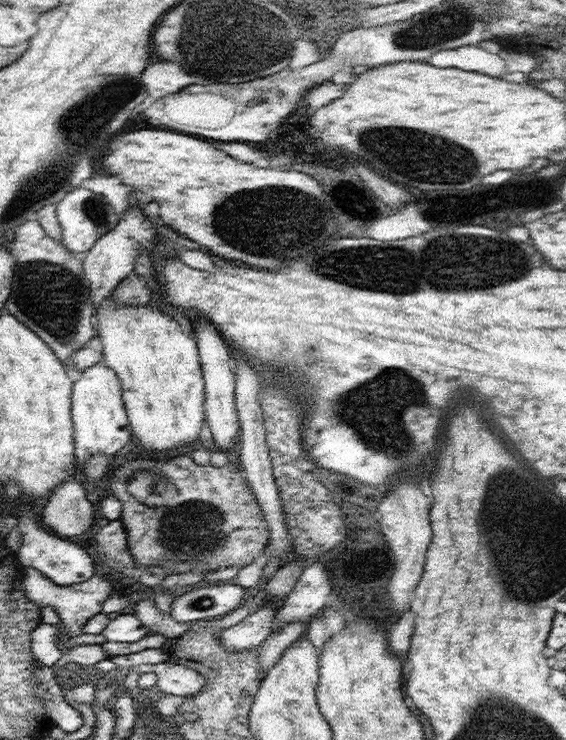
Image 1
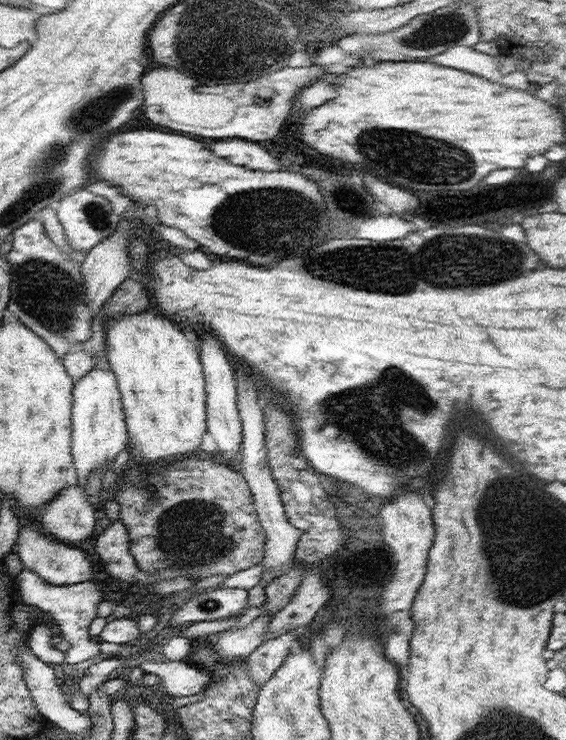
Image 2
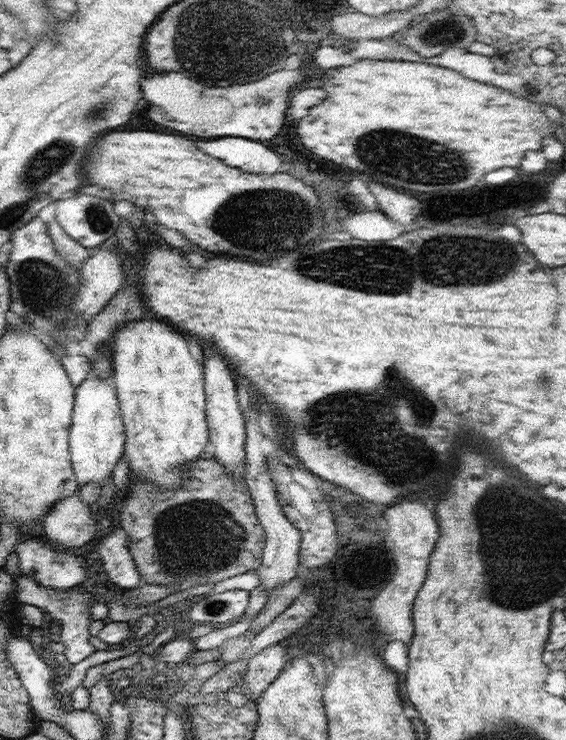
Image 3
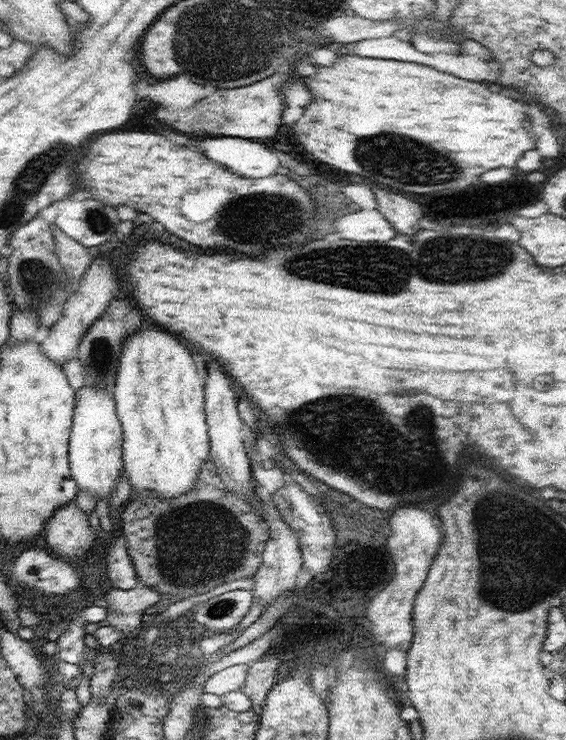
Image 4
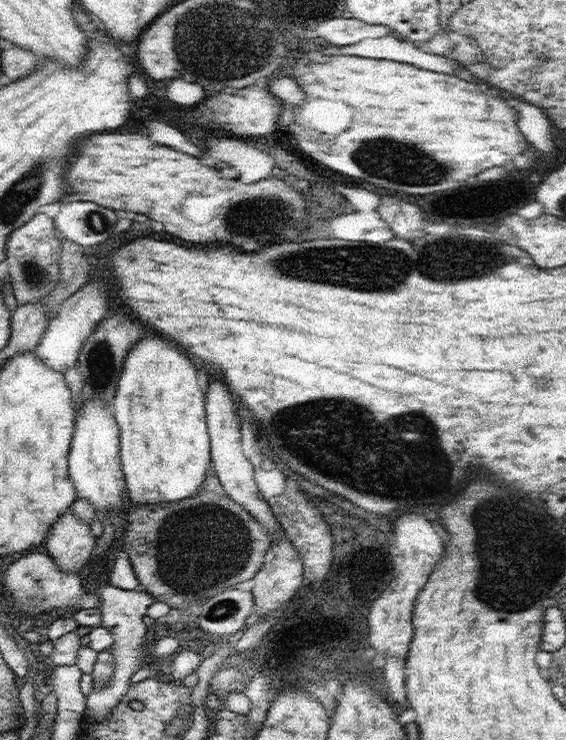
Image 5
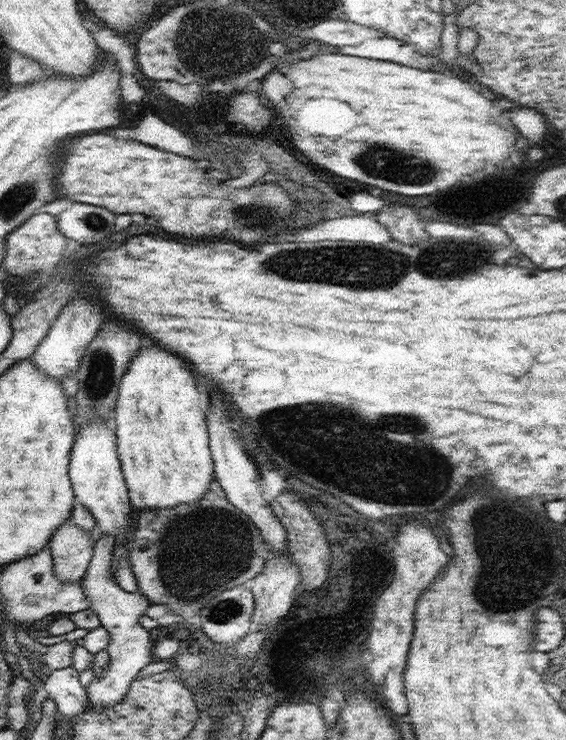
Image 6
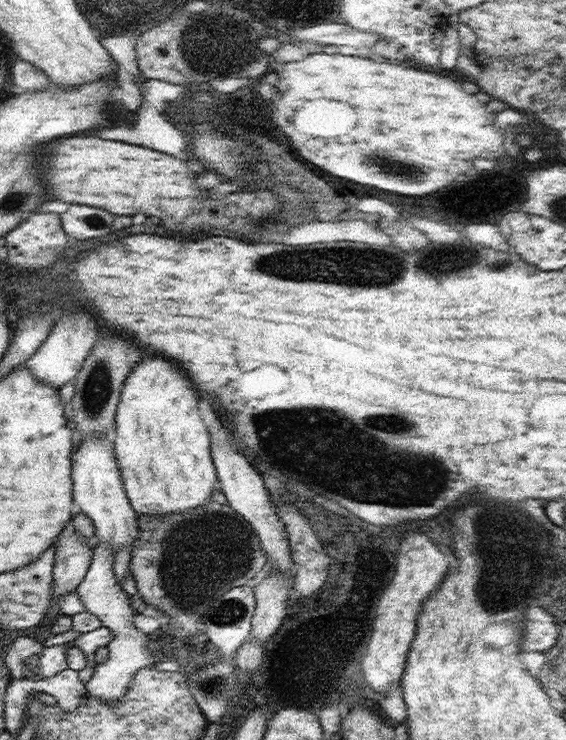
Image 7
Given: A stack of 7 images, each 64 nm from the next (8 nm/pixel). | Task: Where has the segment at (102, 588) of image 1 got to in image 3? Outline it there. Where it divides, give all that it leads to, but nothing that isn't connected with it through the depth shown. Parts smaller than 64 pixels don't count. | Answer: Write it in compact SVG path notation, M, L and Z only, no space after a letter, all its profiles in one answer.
M18 575L14 579L14 592L22 604L37 606L44 613L48 612L54 620L60 622L62 629L59 630L60 642L66 646L64 656L70 664L77 664L96 652L96 648L90 643L90 624L92 624L92 598L82 584L68 589L48 588L40 585L30 575Z

